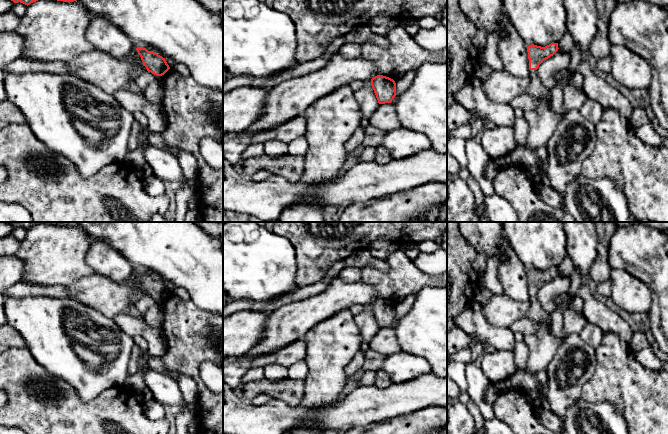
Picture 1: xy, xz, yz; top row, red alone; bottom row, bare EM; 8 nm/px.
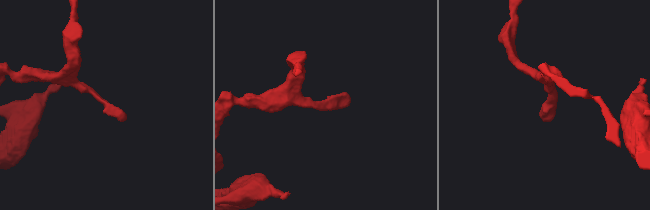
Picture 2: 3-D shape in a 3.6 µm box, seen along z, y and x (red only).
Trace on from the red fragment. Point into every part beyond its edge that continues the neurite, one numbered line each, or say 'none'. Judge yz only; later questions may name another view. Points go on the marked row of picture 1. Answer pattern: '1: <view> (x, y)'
1: yz (536, 89)

